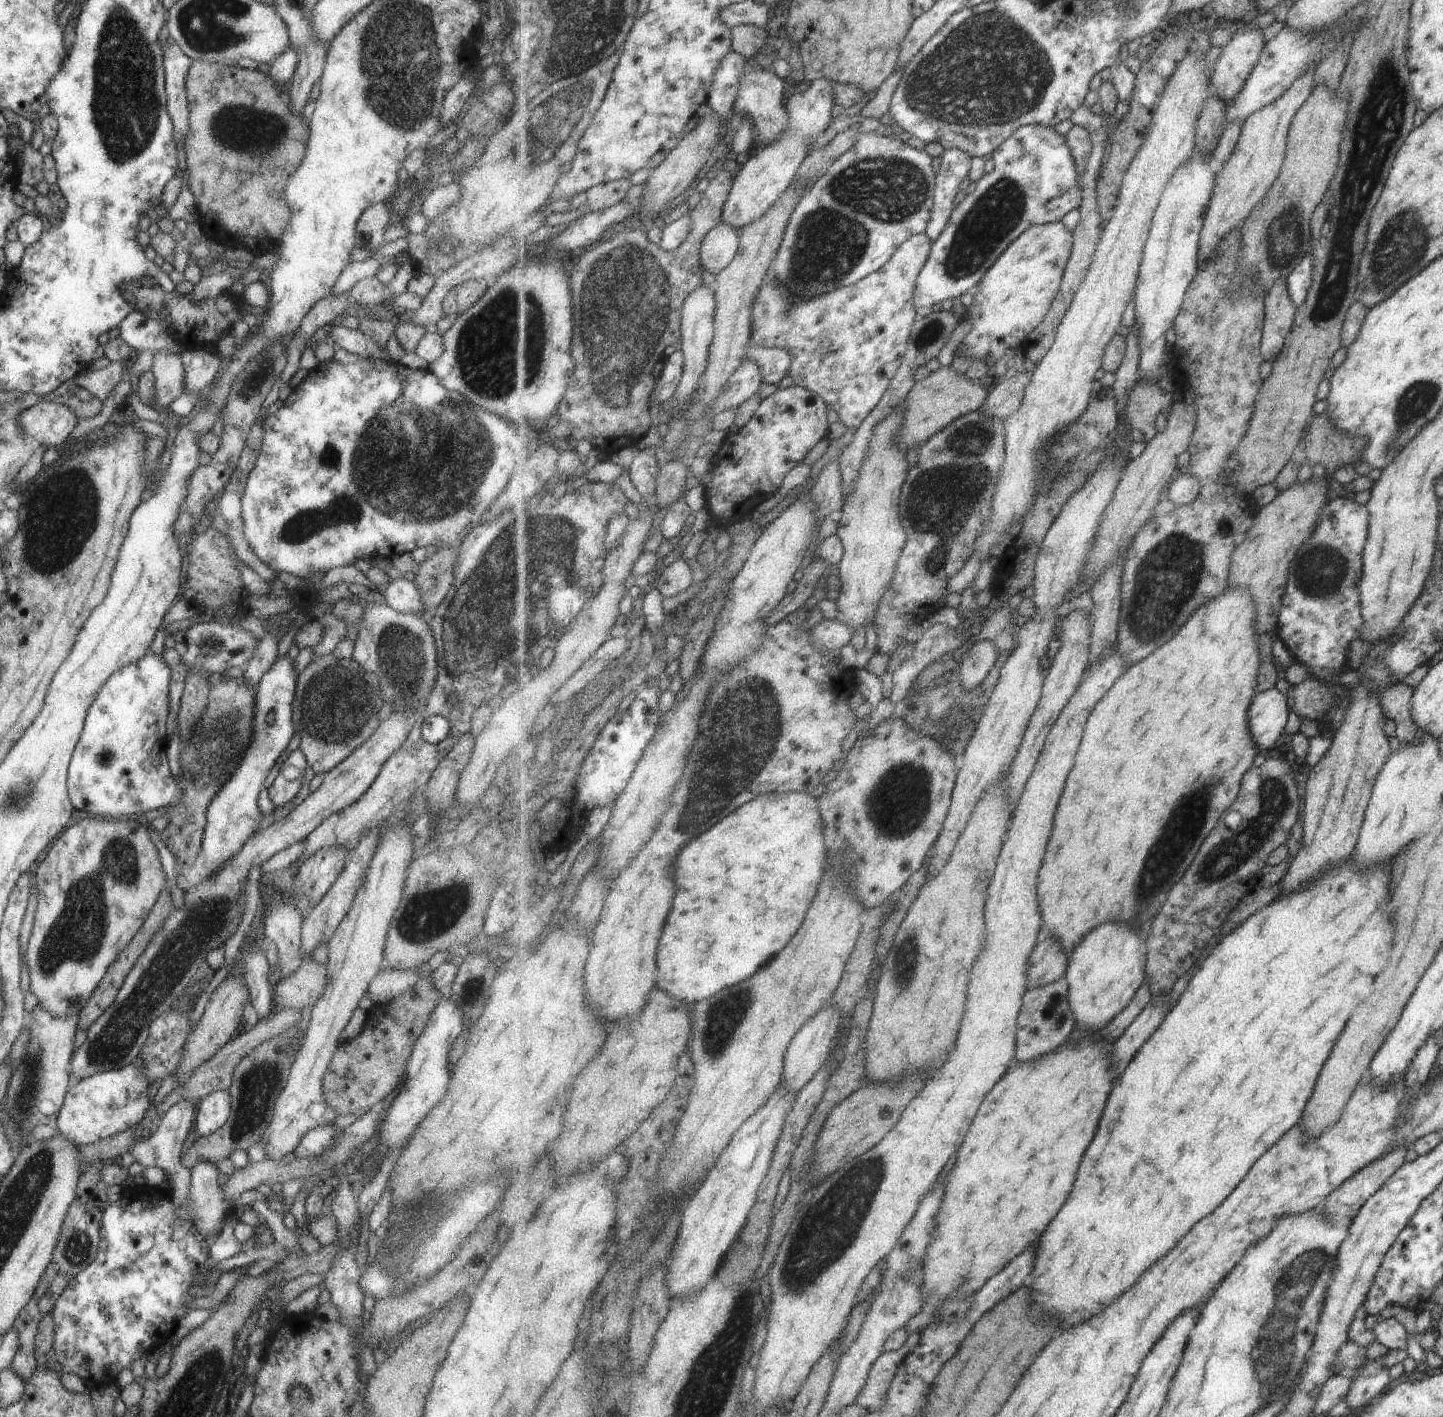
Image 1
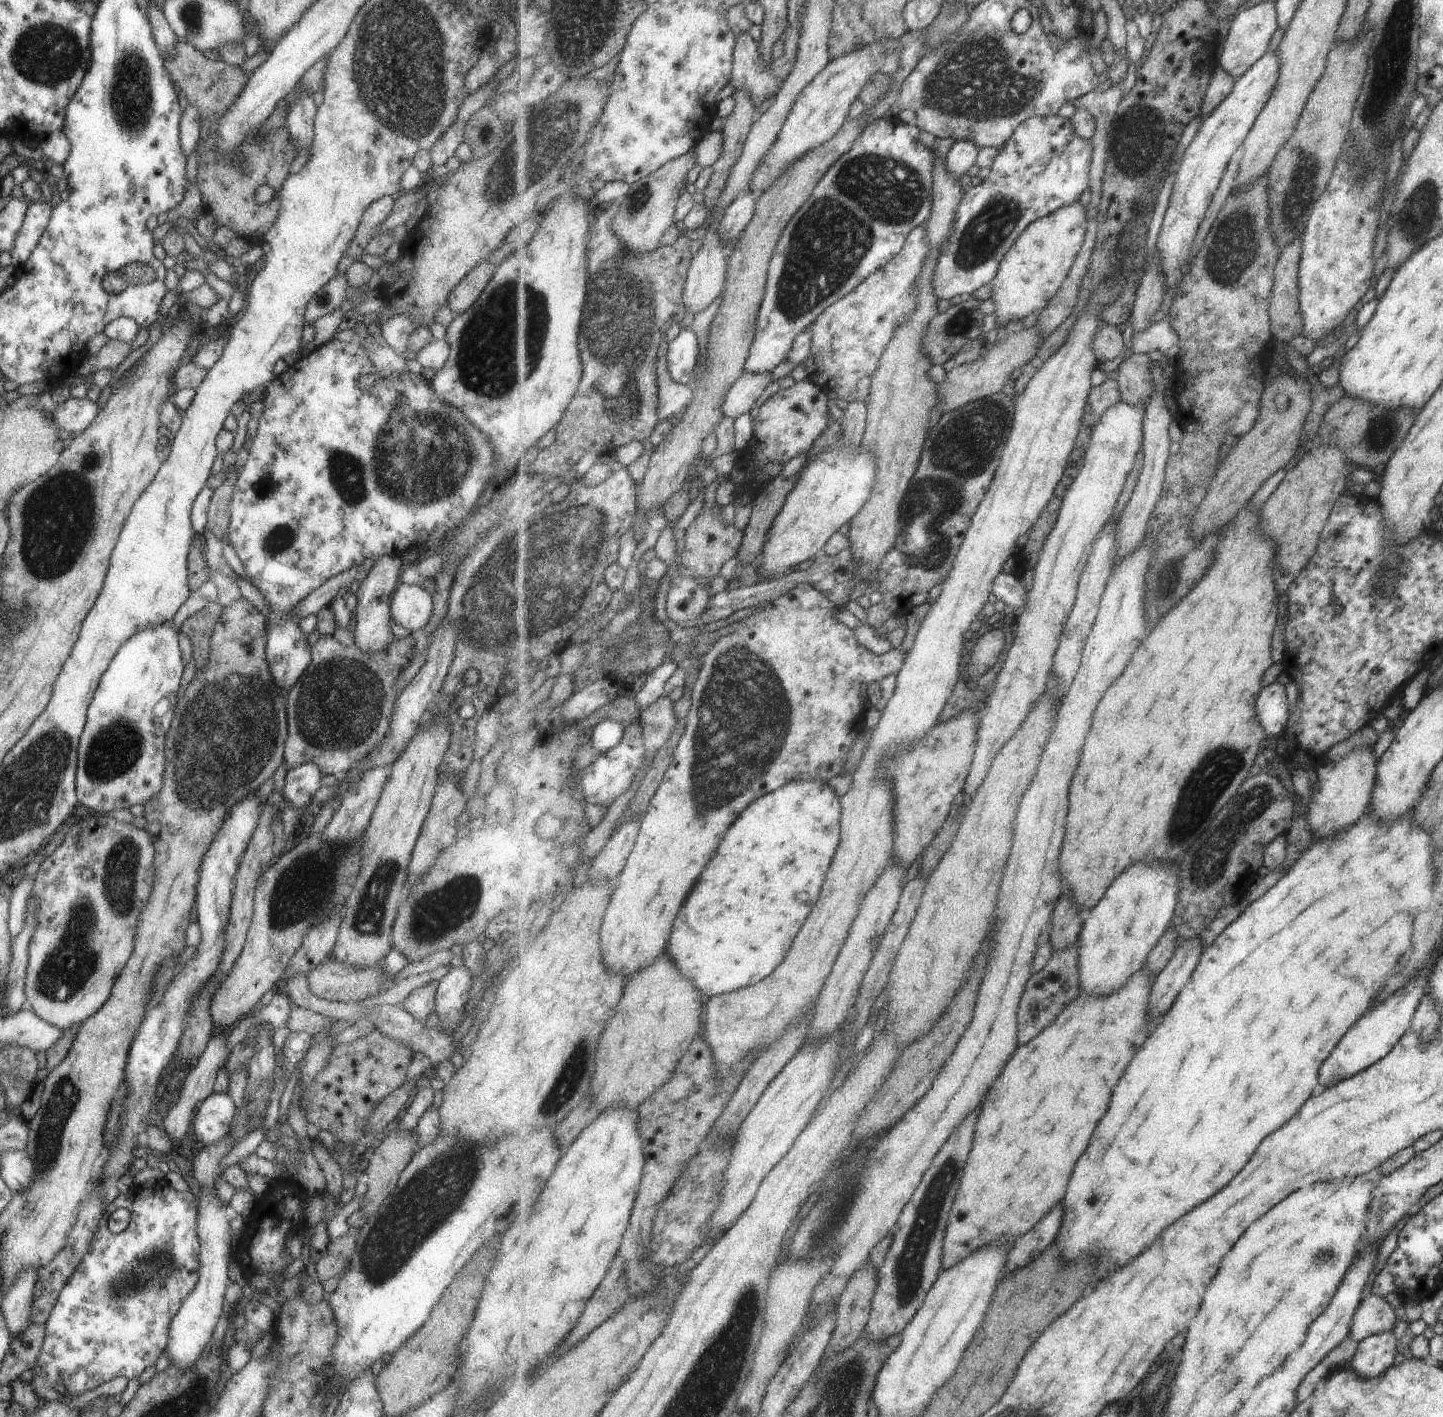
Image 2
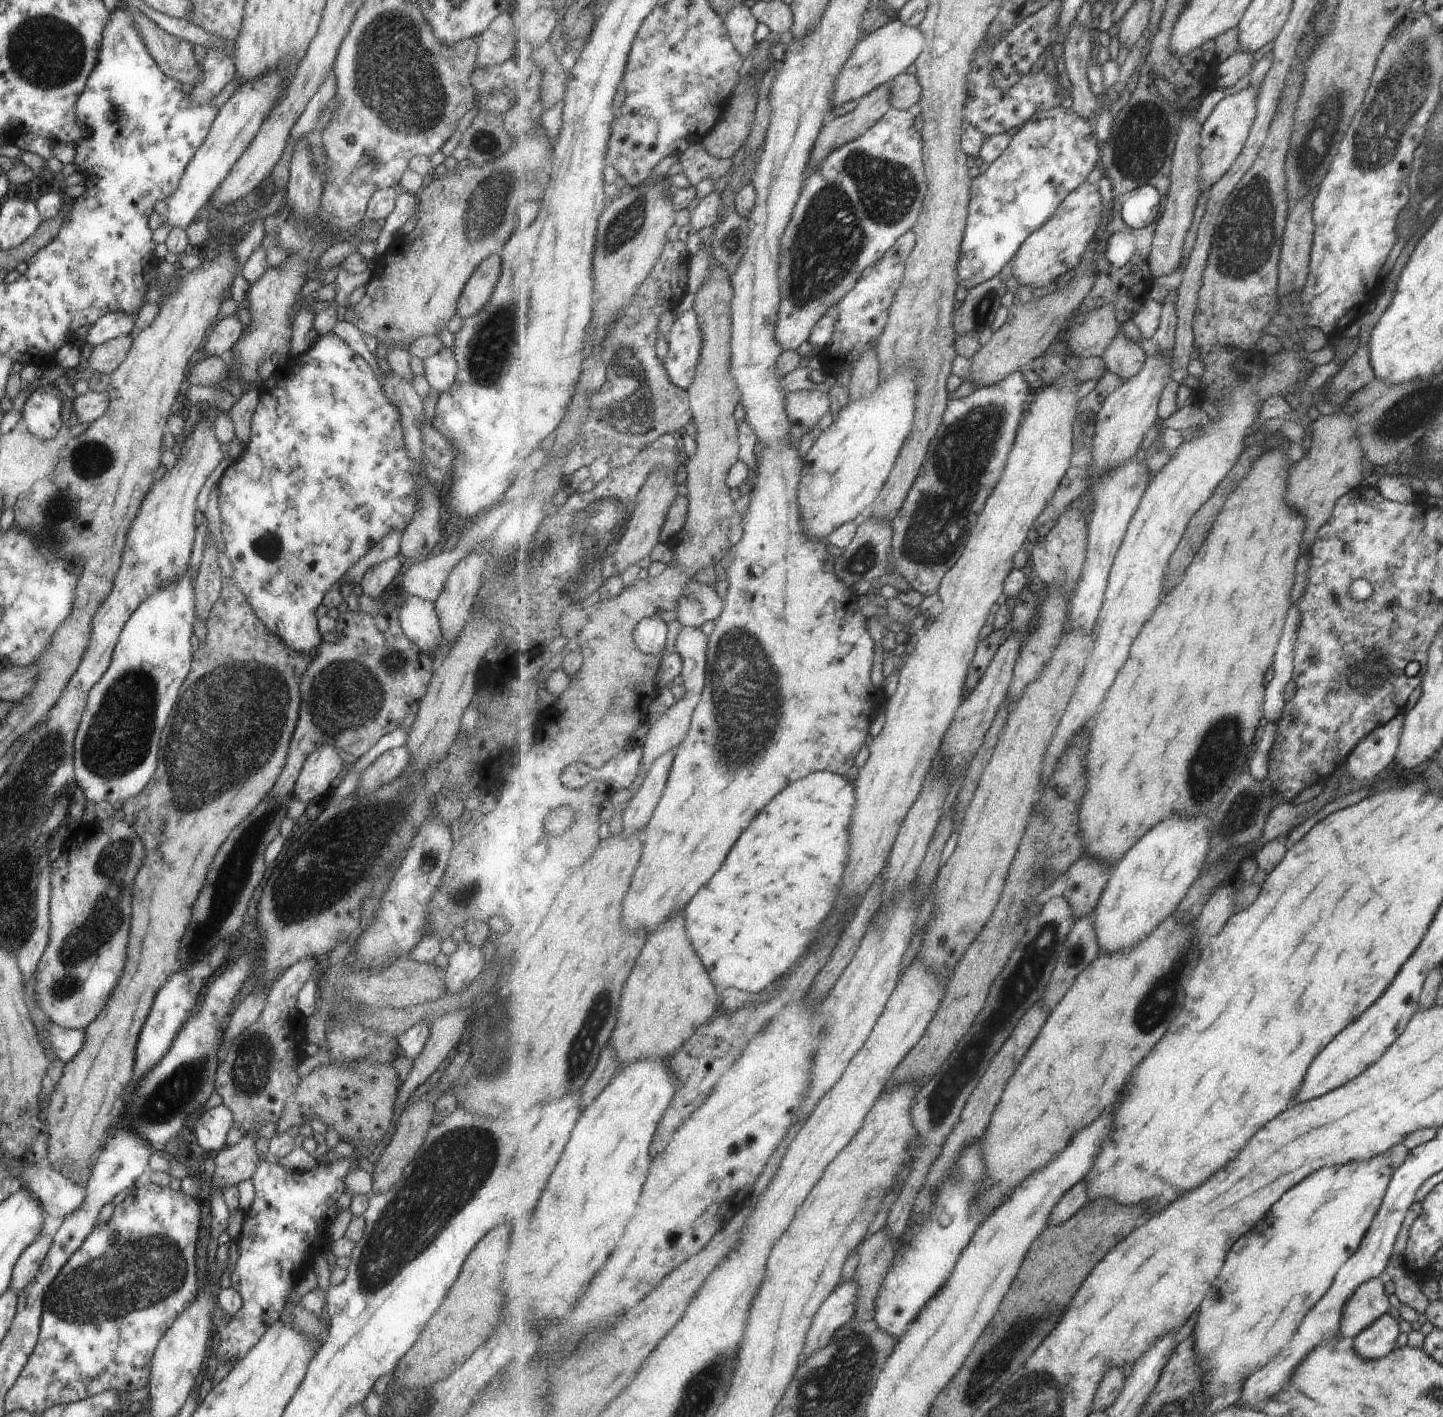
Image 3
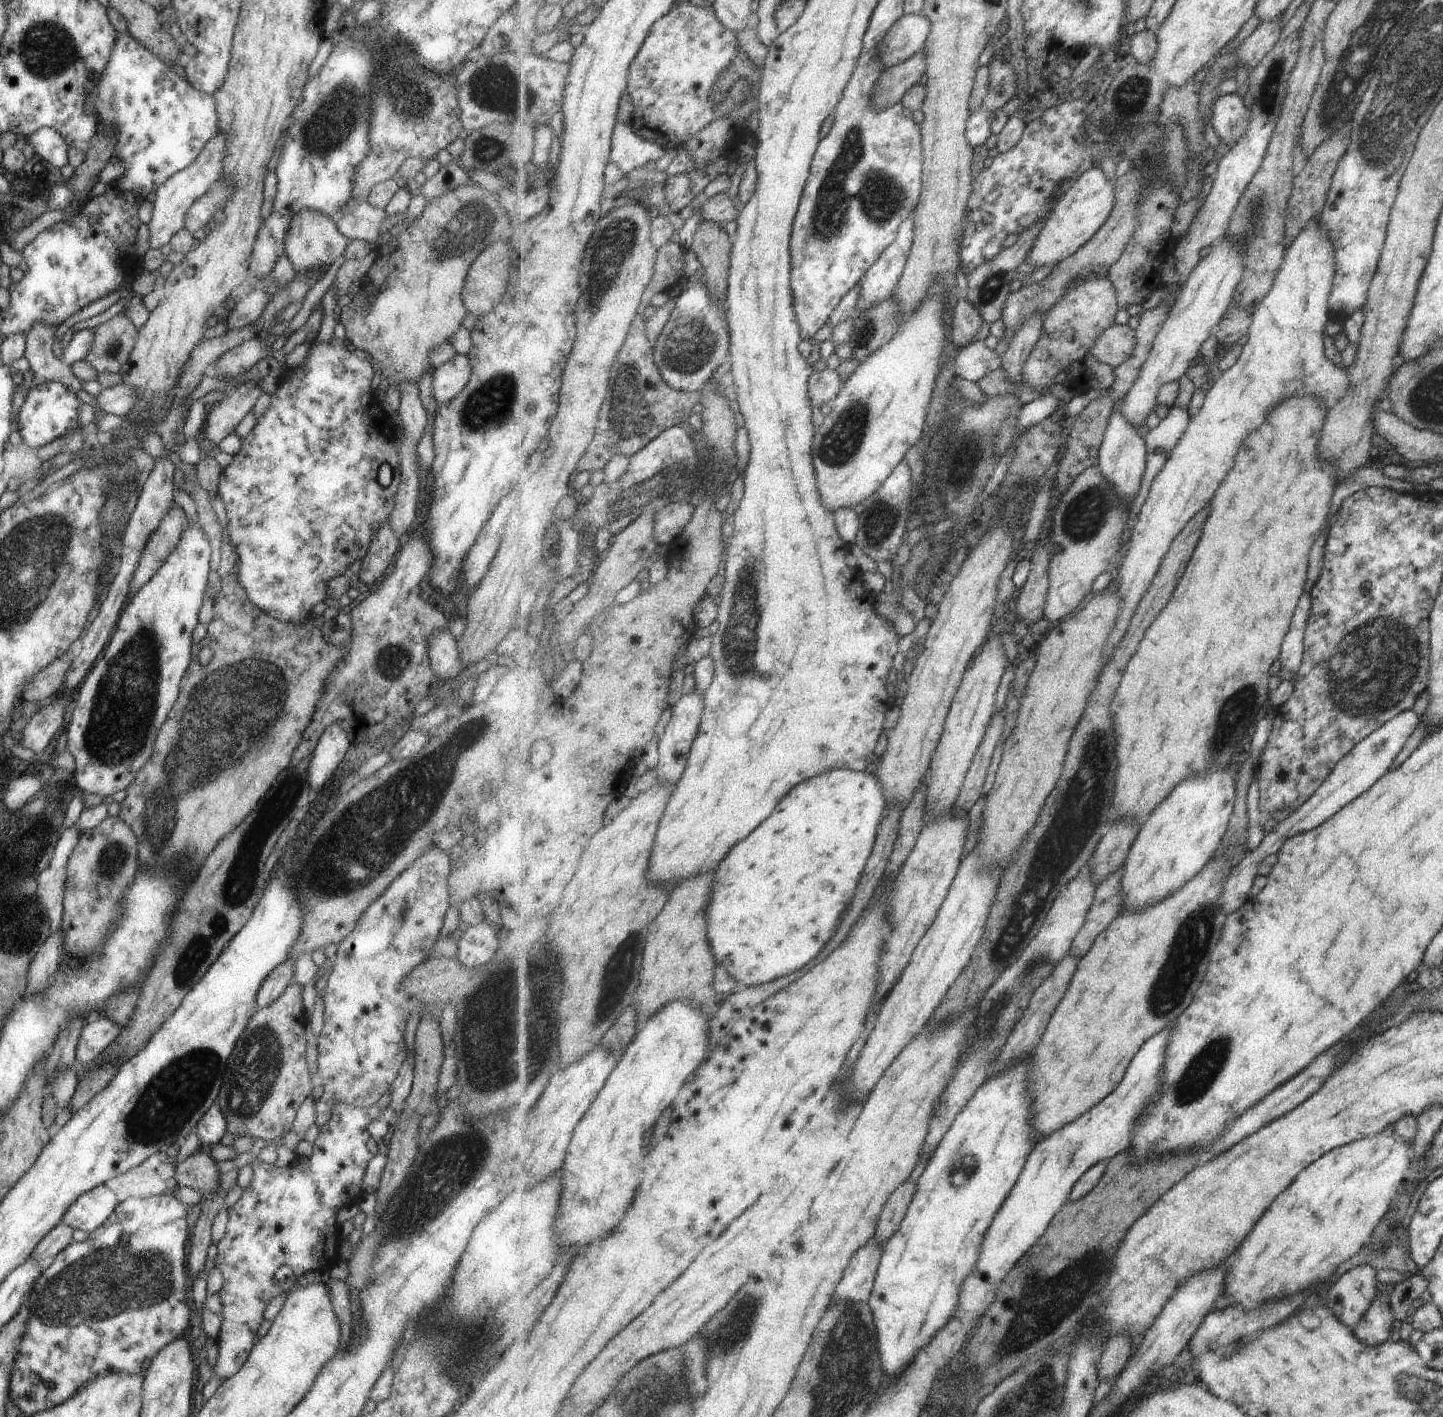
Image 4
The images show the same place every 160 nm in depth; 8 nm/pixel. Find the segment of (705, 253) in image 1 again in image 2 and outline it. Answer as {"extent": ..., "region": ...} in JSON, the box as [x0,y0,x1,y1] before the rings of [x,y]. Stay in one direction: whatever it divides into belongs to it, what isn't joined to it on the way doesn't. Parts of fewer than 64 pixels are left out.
{"extent":[718,193,763,246],"region":[[[747,193],[726,208],[724,218],[718,224],[718,234],[724,246],[725,241],[729,243],[737,241],[754,219],[757,201],[761,194],[763,193]]]}

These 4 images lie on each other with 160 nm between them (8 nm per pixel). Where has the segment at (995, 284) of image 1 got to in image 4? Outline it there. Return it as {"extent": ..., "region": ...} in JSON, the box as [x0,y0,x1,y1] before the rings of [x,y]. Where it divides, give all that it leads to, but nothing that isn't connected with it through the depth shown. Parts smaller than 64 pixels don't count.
{"extent":[1026,167,1118,271],"region":[[[1097,167],[1082,174],[1067,190],[1046,218],[1046,222],[1037,240],[1028,252],[1026,261],[1034,266],[1034,271],[1040,266],[1057,266],[1066,258],[1073,256],[1082,249],[1106,224],[1117,205],[1118,194],[1114,184],[1107,180],[1103,170]]]}

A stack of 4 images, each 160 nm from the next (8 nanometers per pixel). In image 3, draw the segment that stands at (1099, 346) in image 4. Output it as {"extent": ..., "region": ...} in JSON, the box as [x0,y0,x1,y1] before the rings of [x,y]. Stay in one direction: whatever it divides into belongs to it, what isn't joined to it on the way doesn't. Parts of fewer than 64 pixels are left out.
{"extent":[1101,330,1148,381],"region":[[[1121,330],[1101,358],[1105,359],[1109,372],[1130,381],[1144,369],[1148,357],[1139,343],[1128,339]]]}

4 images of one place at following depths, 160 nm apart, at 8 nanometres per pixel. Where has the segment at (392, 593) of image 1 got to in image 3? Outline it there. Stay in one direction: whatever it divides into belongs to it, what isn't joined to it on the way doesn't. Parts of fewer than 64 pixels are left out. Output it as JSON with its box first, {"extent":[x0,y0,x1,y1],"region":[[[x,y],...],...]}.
{"extent":[398,594,442,658],"region":[[[404,594],[398,610],[398,621],[403,634],[429,658],[433,649],[436,654],[441,650],[442,634],[433,602]]]}

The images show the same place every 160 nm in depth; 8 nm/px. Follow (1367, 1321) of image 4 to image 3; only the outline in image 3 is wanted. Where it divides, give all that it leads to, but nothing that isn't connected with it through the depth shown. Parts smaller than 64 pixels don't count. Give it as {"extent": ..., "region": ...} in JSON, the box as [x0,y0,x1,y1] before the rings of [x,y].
{"extent":[1351,1313,1398,1359],"region":[[[1387,1313],[1351,1340],[1351,1347],[1363,1359],[1380,1359],[1396,1348],[1395,1338],[1398,1332],[1398,1323]]]}

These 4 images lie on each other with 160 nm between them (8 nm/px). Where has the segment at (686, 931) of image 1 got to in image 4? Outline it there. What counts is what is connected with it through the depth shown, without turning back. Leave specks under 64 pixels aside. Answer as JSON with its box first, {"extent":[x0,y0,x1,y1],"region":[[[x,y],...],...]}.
{"extent":[706,769,887,987],"region":[[[835,769],[806,780],[791,789],[791,792],[779,801],[774,813],[757,830],[754,830],[751,836],[735,845],[735,848],[721,861],[714,876],[710,902],[706,906],[707,934],[717,964],[722,965],[741,987],[756,987],[801,970],[825,949],[823,942],[829,941],[837,933],[842,916],[854,901],[859,881],[861,881],[867,861],[870,860],[871,853],[873,853],[885,810],[887,810],[886,795],[883,792],[882,783],[874,777],[874,774],[849,769]]]}

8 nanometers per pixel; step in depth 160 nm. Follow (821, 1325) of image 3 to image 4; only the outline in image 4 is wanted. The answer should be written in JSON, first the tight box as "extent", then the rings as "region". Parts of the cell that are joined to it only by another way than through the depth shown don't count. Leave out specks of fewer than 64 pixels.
{"extent":[832,1240,883,1304],"region":[[[871,1240],[854,1254],[842,1281],[833,1296],[832,1304],[867,1303],[870,1299],[876,1274],[880,1265],[883,1247]]]}

